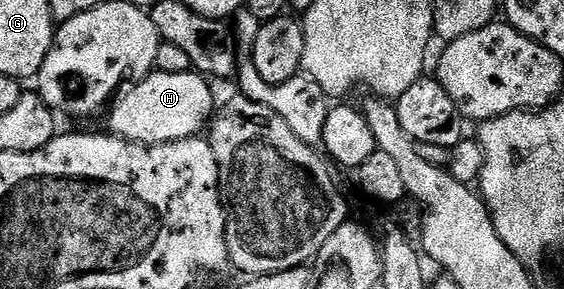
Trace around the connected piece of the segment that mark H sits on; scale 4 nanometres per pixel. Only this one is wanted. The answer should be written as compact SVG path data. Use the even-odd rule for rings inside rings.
M154 71L148 77L136 82L130 93L122 92L112 102L108 110L108 113L110 112L108 132L114 137L125 137L129 141L138 141L144 145L182 141L188 137L198 136L210 124L215 113L213 93L209 90L208 83L210 84L196 71L179 75Z

